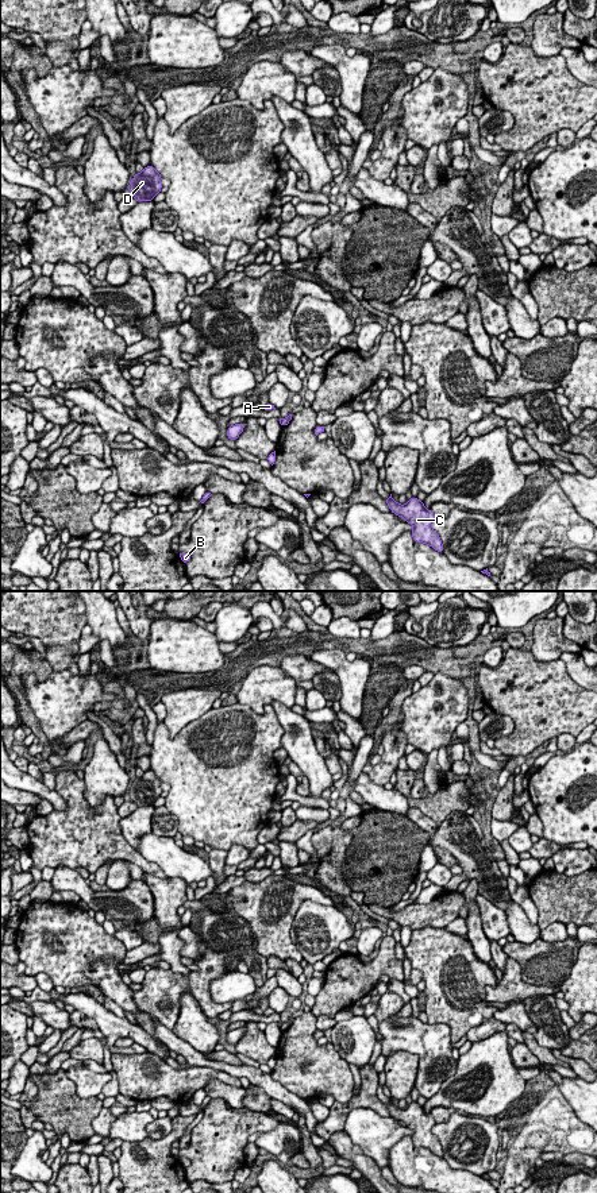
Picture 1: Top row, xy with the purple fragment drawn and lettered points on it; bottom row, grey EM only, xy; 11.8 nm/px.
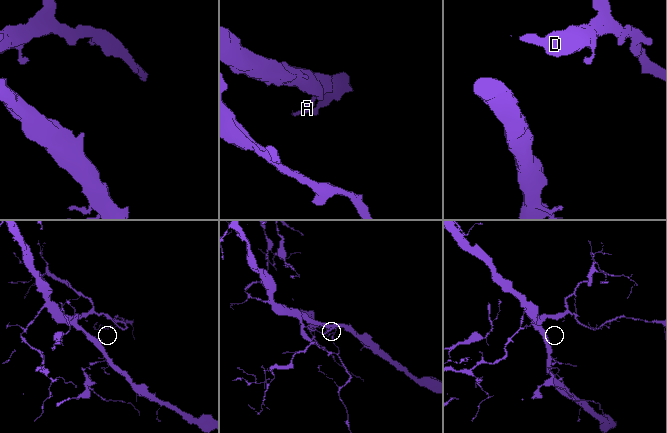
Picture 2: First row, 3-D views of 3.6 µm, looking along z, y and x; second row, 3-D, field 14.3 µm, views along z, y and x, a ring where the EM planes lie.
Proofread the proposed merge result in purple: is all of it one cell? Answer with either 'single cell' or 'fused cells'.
fused cells

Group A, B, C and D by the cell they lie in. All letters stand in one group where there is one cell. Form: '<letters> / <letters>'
A C D / B

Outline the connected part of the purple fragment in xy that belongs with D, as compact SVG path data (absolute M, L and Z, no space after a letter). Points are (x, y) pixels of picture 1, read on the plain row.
M150 769L143 773L142 777L136 777L128 788L131 802L138 807L153 806L154 802L161 796L162 780Z

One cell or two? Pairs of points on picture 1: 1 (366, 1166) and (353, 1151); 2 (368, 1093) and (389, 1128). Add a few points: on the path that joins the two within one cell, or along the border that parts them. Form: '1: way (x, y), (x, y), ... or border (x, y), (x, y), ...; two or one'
1: way (362, 1162), (355, 1155); one
2: border (350, 1110), (372, 1108), (381, 1115), (389, 1116); two

